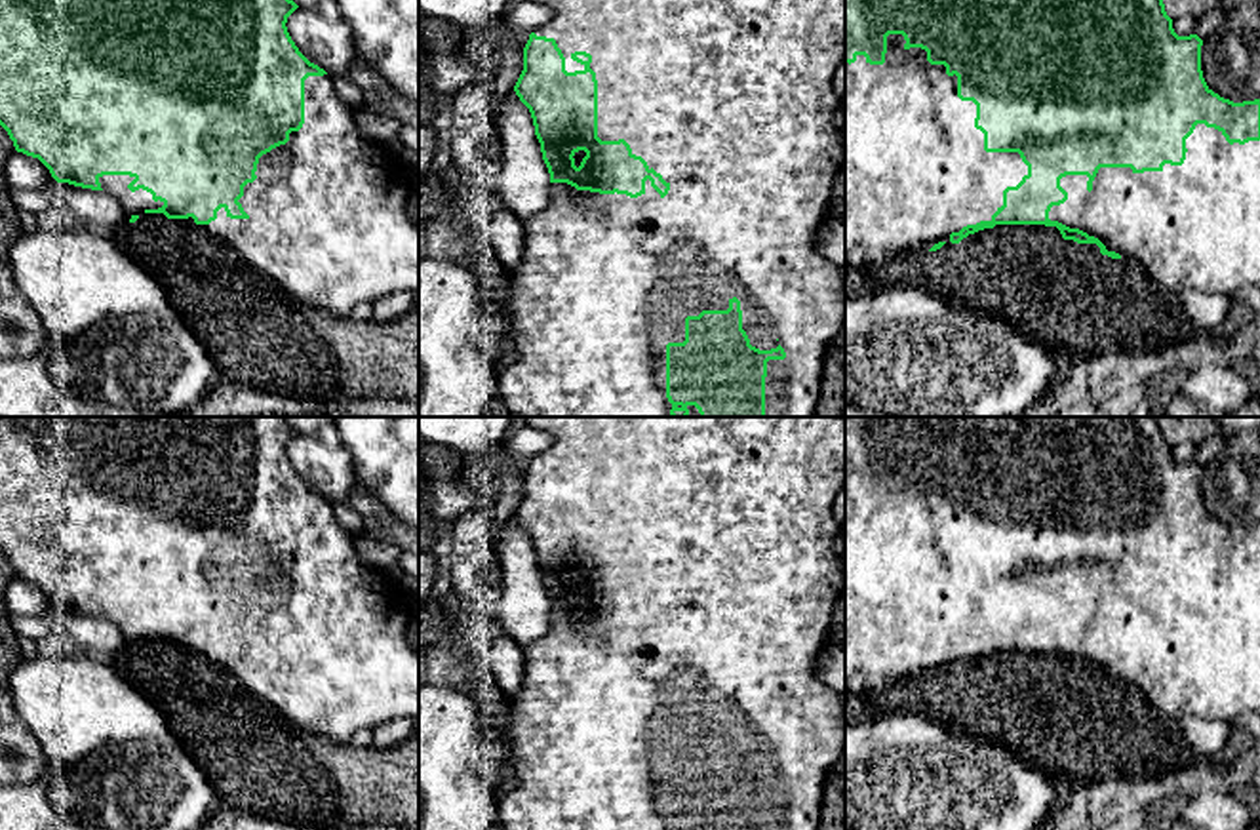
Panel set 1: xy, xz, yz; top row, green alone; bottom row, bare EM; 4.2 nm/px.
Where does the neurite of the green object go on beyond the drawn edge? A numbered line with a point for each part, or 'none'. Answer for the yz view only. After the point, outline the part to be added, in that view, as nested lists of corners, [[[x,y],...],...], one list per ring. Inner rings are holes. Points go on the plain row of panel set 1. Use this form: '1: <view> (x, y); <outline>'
1: yz (916, 596); [[[902,461],[887,463],[887,480],[883,491],[870,491],[864,482],[856,482],[855,489],[845,489],[845,682],[851,674],[860,674],[870,695],[895,693],[910,683],[919,683],[938,668],[950,668],[952,659],[959,659],[967,651],[992,647],[992,642],[1003,632],[1003,617],[1016,613],[1028,592],[1018,579],[986,579],[984,560],[975,554],[976,531],[957,524],[957,503],[948,503],[944,491],[931,491],[927,478],[921,474],[904,474]]]
2: yz (1196, 653); [[[1197,550],[1186,565],[1182,592],[1134,600],[1100,594],[1093,617],[1087,602],[1066,602],[1068,626],[1053,632],[1051,647],[1079,655],[1142,693],[1163,720],[1195,716],[1235,721],[1245,712],[1260,716],[1260,567],[1230,571],[1222,558]]]

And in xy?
1: xy (136, 629); [[[103,602],[99,603],[101,615],[108,621],[112,621],[124,640],[128,642],[128,645],[131,645],[133,642],[143,642],[147,636],[158,636],[164,632],[164,628],[154,628],[152,621],[139,615],[135,619],[131,619],[128,615],[128,611],[133,607],[135,603],[129,602]]]
2: xy (328, 648); [[[333,503],[305,506],[303,554],[291,558],[285,571],[263,581],[255,602],[257,605],[244,613],[244,622],[238,626],[249,643],[230,645],[221,634],[209,655],[285,720],[325,739],[350,742],[352,735],[362,729],[419,716],[419,653],[407,640],[415,607],[405,596],[404,584],[365,565],[360,541],[339,525]]]

